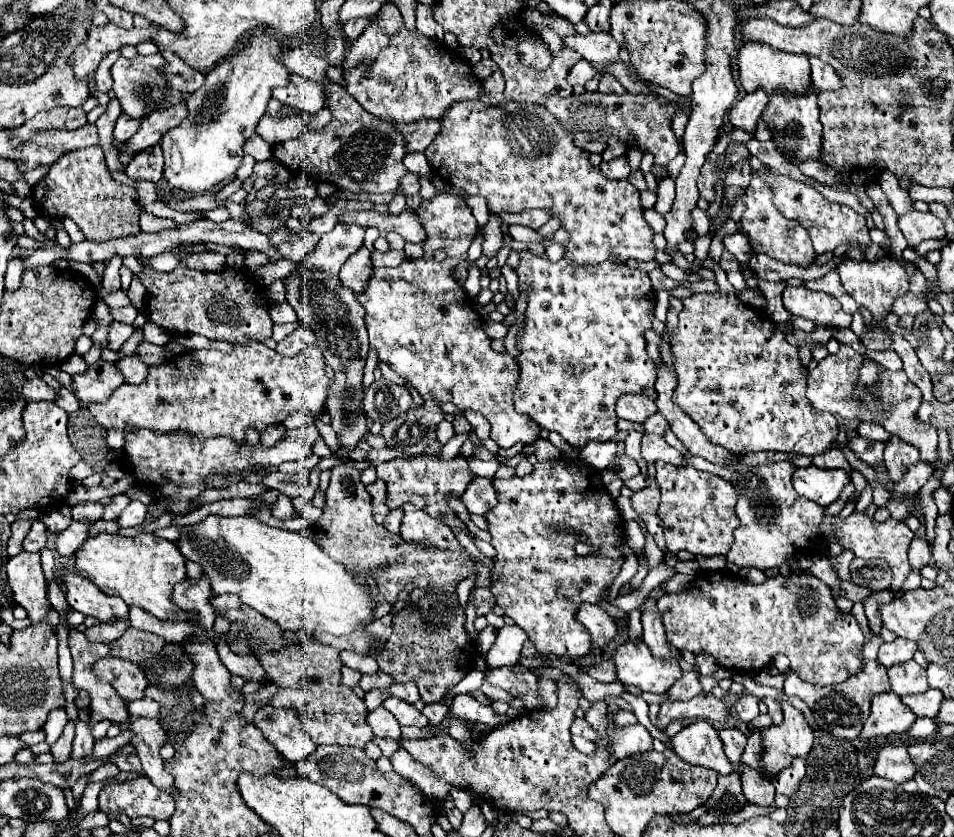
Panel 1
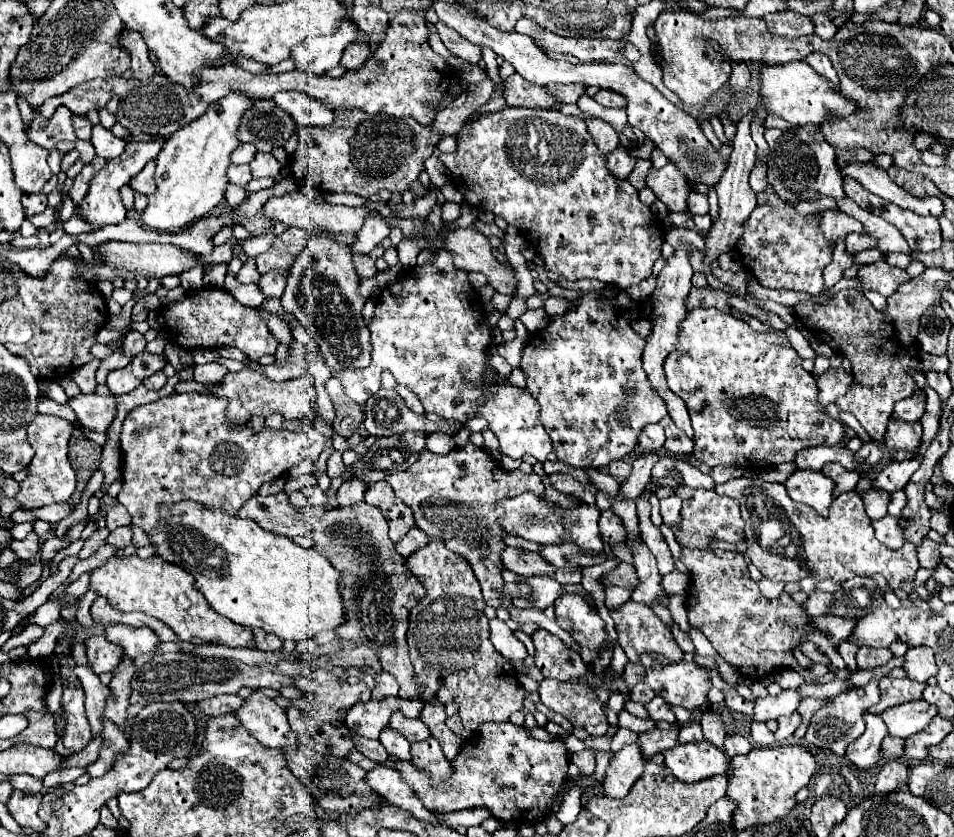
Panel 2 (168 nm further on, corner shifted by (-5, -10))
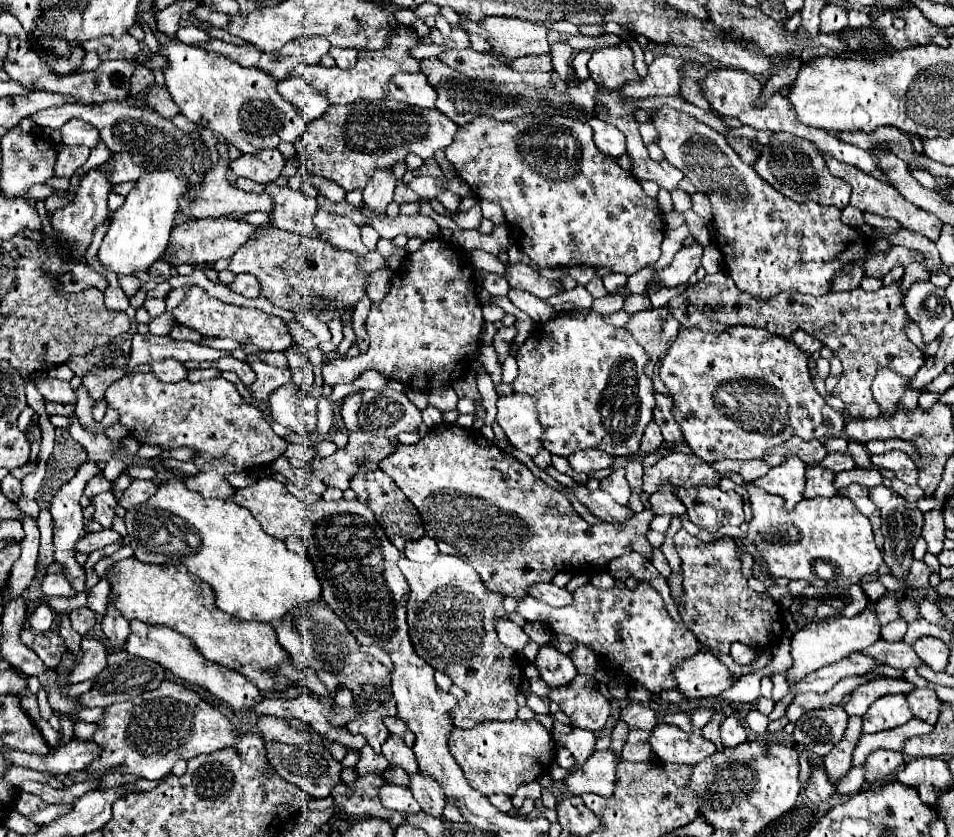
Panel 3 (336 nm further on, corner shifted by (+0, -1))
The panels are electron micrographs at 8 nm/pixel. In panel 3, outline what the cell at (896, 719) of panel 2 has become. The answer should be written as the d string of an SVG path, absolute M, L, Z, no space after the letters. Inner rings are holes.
M883 695L879 697L869 711L863 715L863 733L879 733L887 729L895 729L913 719L913 713L907 705L905 695Z

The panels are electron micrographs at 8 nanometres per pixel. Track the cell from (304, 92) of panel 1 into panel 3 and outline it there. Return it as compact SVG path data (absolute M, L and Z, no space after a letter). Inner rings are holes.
M287 77L287 79L283 79L277 85L277 91L289 103L299 107L301 115L305 117L305 121L319 119L329 107L327 97L323 97L323 93L315 93L315 89L311 89L311 85L307 85L307 81L303 81L301 77Z

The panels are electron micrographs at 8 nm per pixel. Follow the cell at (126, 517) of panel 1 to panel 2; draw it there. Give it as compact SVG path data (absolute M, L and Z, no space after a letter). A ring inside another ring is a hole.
M120 526L114 532L110 532L110 536L106 538L108 544L114 544L118 548L126 548L132 544L132 528L130 526Z

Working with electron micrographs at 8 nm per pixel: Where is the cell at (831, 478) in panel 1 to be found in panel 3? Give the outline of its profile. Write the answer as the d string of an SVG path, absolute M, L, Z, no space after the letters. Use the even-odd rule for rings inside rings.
M787 457L785 463L767 471L767 475L753 481L759 489L779 495L785 499L785 509L793 509L799 501L803 501L805 489L805 469L807 465L799 461L799 457Z

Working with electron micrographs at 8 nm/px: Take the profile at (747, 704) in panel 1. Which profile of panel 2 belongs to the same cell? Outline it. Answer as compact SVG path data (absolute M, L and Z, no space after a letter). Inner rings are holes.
M782 690L780 696L766 696L756 698L752 720L766 722L776 720L778 716L790 716L800 704L800 696L796 690Z

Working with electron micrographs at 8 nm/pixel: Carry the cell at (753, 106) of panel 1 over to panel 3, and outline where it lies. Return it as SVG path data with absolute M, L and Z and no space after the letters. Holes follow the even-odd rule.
M695 243L693 247L683 247L675 257L673 263L663 269L657 271L653 275L651 281L647 281L647 289L643 291L645 295L649 293L649 287L653 287L655 291L663 285L663 287L677 287L681 283L687 283L689 277L697 271L697 267L701 265L701 255L703 255L703 247L699 243Z

